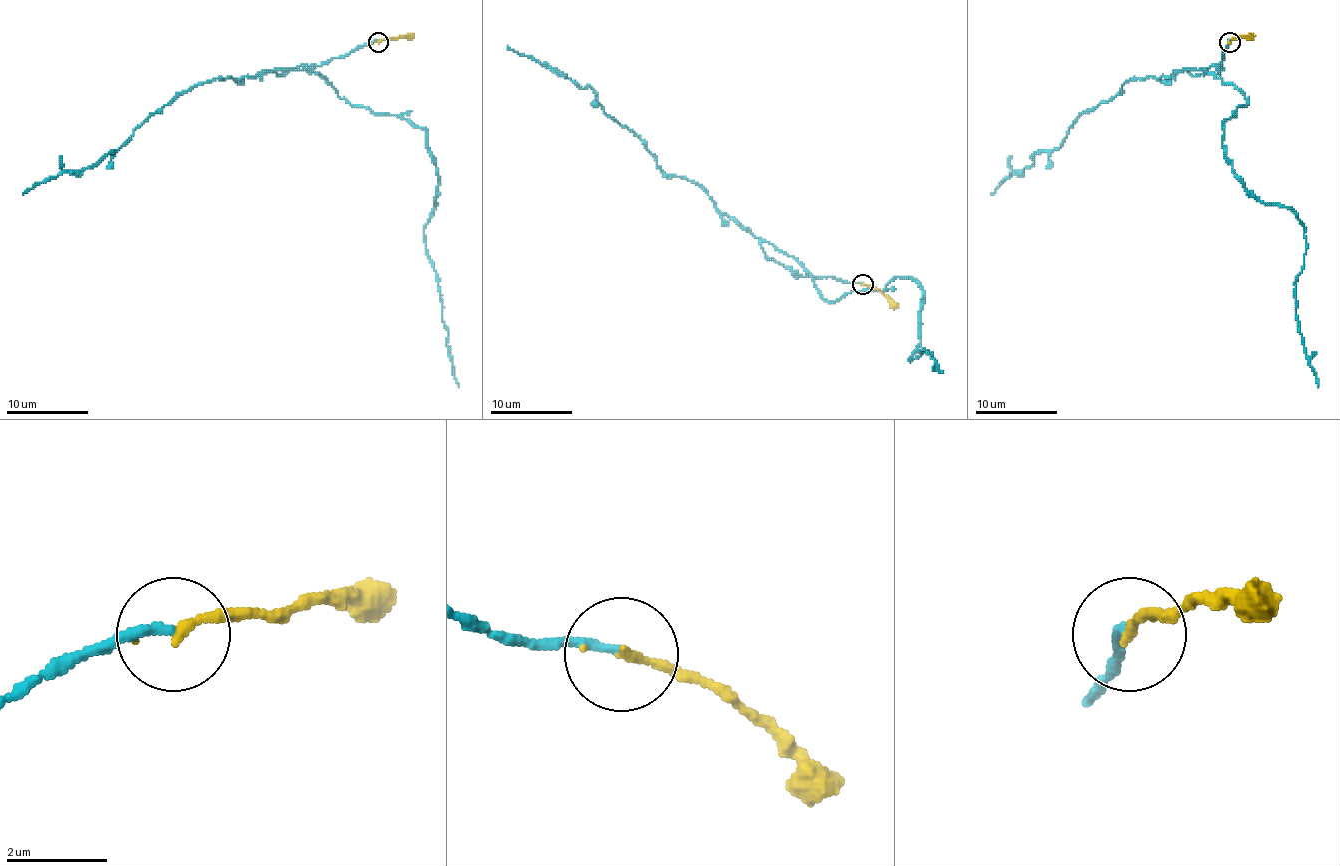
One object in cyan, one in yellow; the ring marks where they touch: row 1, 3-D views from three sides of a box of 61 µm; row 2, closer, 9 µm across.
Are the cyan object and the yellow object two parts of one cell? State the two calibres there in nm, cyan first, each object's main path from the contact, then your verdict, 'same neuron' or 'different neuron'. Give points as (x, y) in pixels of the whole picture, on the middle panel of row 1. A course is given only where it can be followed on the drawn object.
170 nm thick on the cyan side, 200 nm on the other; cyan runs (863, 285), (796, 276), (761, 244), (826, 301), (912, 276), (908, 358), (926, 350), (943, 373); yellow runs (863, 285), (879, 289), (898, 307); same neuron

